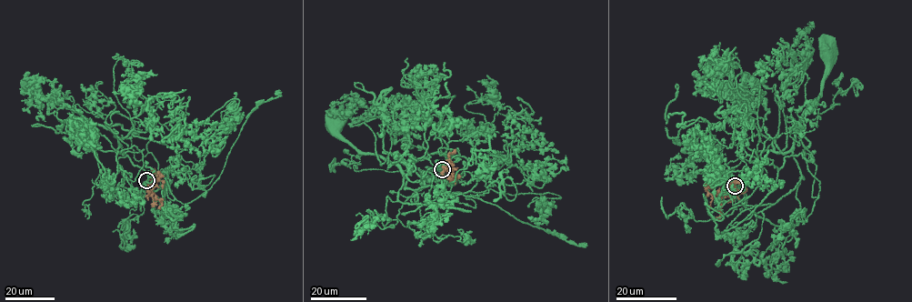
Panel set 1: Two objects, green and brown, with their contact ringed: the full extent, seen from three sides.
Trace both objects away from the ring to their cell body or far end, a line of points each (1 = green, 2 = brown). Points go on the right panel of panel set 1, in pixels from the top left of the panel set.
1: (735, 186), (723, 195), (727, 215), (737, 196), (757, 213), (795, 187), (796, 127), (822, 92), (829, 48)
2: (735, 186), (722, 195), (719, 216), (716, 217)

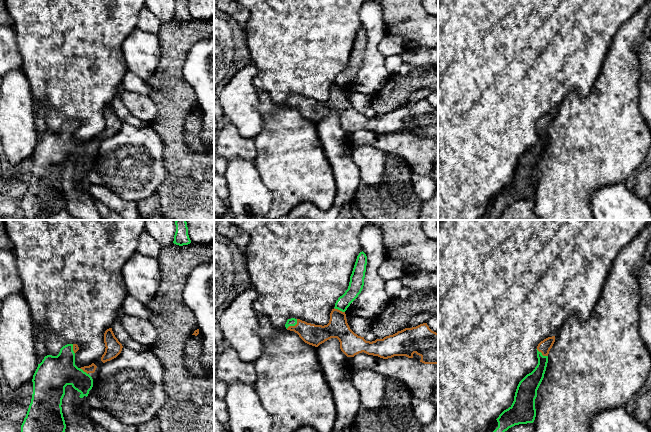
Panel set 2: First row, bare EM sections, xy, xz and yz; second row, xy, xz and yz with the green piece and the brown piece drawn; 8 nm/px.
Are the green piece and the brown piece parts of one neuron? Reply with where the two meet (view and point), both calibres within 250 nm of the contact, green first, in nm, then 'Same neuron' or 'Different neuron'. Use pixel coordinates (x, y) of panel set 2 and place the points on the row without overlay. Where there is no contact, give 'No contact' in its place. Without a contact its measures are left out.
Touches green at xz (293, 101). Thickness 60 nm (green) against 170 nm. Same neuron

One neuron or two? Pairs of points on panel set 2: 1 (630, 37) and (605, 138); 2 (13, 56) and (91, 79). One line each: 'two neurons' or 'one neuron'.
1: one neuron
2: two neurons

